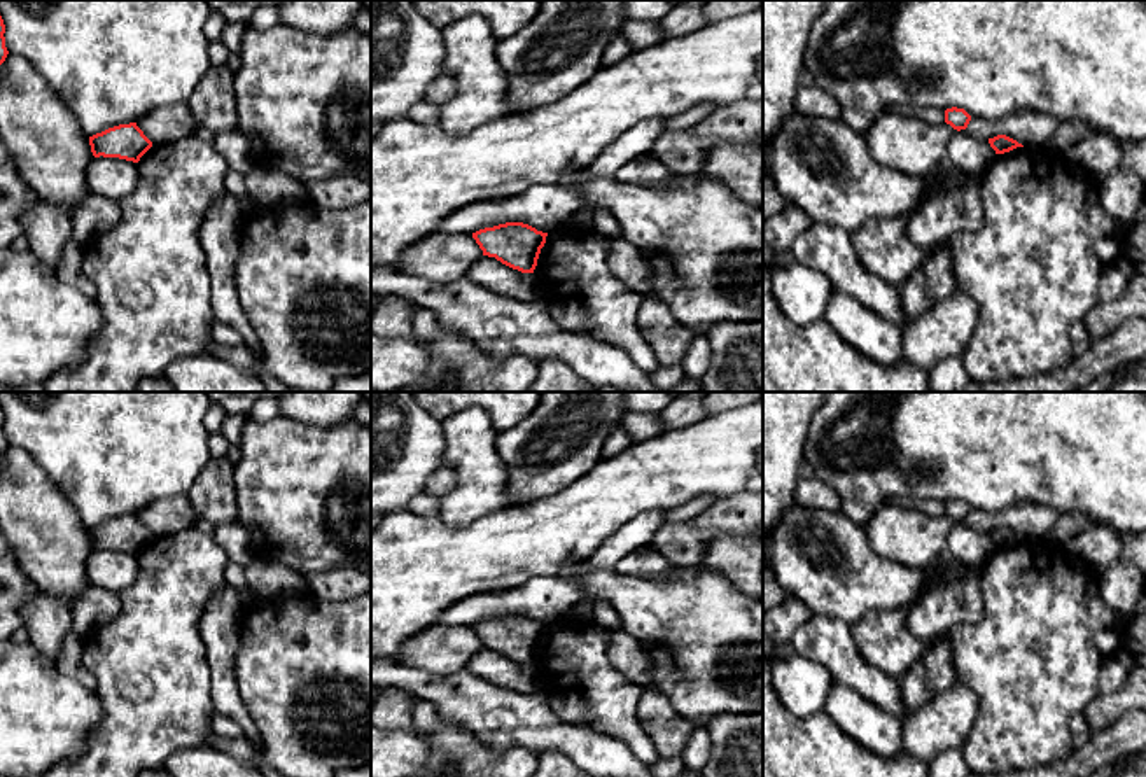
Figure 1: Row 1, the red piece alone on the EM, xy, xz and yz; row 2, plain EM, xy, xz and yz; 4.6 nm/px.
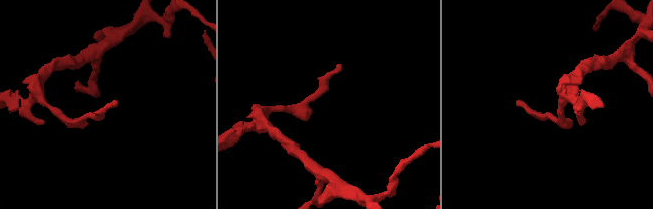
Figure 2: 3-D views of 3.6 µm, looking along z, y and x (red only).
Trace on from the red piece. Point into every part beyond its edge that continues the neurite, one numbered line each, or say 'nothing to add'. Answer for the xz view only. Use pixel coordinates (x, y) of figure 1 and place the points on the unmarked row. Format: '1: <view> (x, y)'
nothing to add

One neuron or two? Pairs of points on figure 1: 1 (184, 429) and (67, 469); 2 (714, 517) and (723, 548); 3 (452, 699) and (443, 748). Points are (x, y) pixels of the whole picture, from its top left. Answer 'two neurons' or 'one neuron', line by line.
1: one neuron
2: two neurons
3: two neurons

